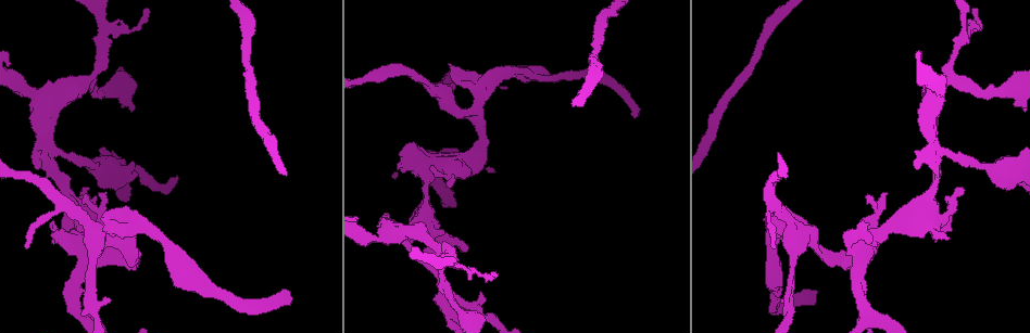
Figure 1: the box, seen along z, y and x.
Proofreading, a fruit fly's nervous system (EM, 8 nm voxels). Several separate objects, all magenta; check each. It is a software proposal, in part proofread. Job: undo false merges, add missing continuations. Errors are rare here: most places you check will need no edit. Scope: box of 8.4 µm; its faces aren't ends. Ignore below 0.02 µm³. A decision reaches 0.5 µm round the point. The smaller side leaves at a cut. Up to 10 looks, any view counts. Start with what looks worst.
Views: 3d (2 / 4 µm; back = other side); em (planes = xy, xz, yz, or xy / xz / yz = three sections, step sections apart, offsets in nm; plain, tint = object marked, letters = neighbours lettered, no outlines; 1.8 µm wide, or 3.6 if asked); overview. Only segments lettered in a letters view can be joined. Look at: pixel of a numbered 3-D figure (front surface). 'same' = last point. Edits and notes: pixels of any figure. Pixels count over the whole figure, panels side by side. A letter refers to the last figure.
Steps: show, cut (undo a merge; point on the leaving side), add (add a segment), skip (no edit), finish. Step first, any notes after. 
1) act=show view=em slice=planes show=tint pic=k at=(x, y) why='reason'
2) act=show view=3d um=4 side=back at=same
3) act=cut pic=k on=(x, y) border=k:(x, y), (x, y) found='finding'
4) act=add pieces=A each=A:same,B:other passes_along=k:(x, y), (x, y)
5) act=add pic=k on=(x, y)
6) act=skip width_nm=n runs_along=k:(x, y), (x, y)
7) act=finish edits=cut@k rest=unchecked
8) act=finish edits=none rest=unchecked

act=show view=em slice=planes show=tint pic=1 at=(287, 292) why='long arm stops here'

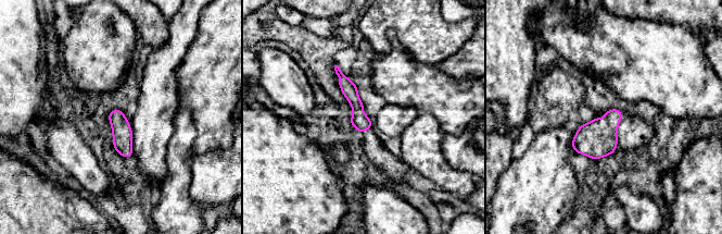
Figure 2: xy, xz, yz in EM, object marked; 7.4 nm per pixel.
act=show view=em slice=planes show=letters at=same why='what lies round it'

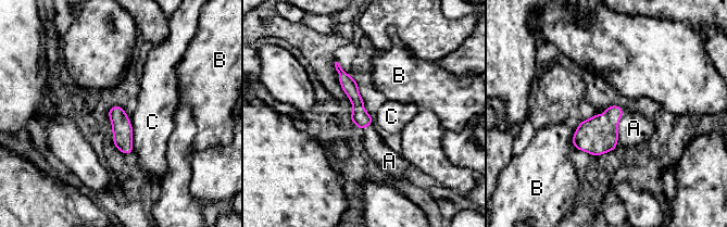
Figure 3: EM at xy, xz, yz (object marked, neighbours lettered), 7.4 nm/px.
act=add pieces=A longest_contact=C:260nm each=A:same,B:other,C:other passes_along=3:(598, 135), (617, 125), (634, 128) found='it goes on there'

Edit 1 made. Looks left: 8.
act=show view=em slice=yz step=16 show=tint pic=1 at=(54, 221) why='free end'

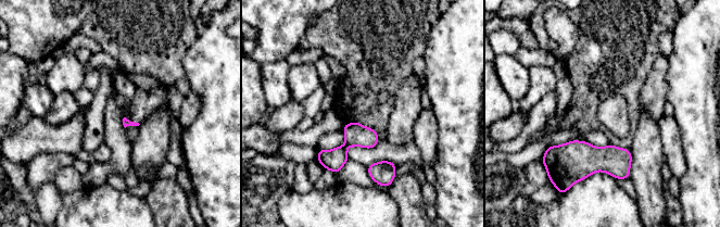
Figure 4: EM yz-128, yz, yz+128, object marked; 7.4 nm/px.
act=show view=em slice=planes show=letters at=same why='another direction'

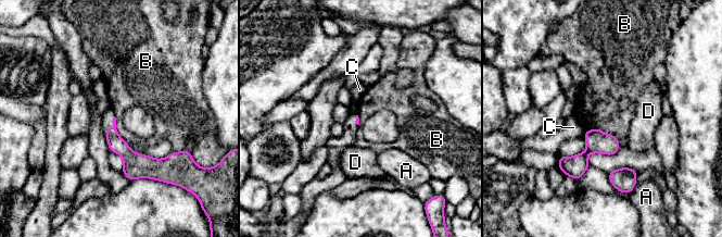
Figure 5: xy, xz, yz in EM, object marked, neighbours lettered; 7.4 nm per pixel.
act=skip each=A:other,B:other,C:other,D:other border=5:(114, 116), (116, 131), (128, 145) found='none of them fits'

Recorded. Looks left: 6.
act=show view=em slice=planes show=letters pic=1 at=(101, 217) why='an open end'

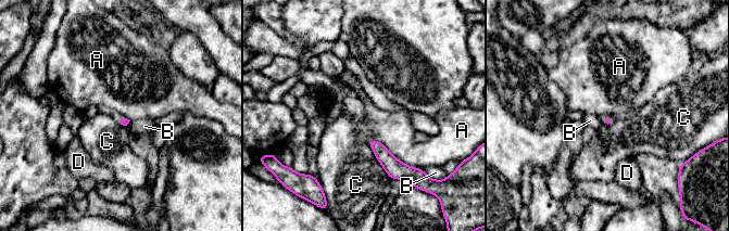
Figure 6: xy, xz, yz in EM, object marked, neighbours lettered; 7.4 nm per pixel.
act=skip each=A:other,B:other,C:other,D:other border=6:(369, 137), (416, 168) found='none of them fits'

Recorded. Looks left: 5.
act=show view=3d um=2 pic=1 at=(933, 162) why='three arms meet'

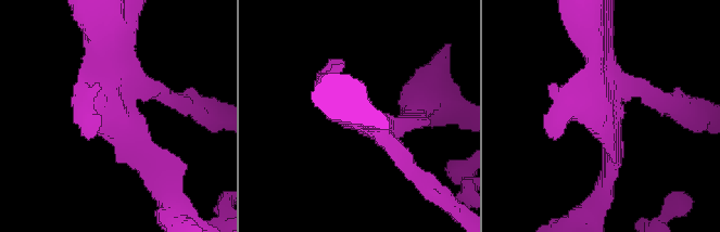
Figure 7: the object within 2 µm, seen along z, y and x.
act=show view=em slice=planes show=tint pic=7 at=(603, 121) arms=3

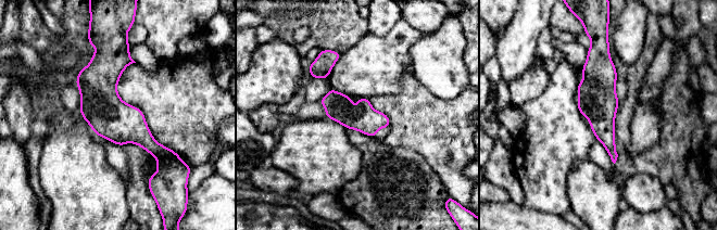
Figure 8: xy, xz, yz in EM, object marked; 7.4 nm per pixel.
act=show view=em slice=planes show=letters at=same why='see the neighbours'

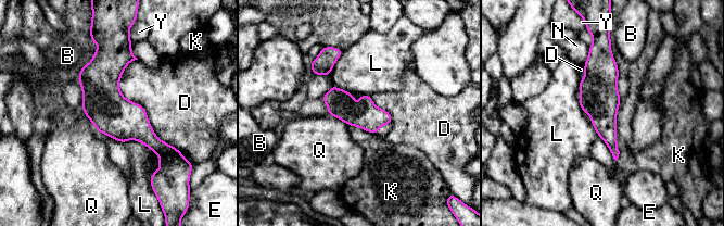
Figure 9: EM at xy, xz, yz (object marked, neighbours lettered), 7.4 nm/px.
act=skip width_nm=220 longest_contact=D:750nm each=B:other,D:other,E:other,K:other,L:other,N:other,Q:other,Y:other found='continuous, no second neuron'

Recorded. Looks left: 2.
act=finish edits=add@3 rest=unchecked

